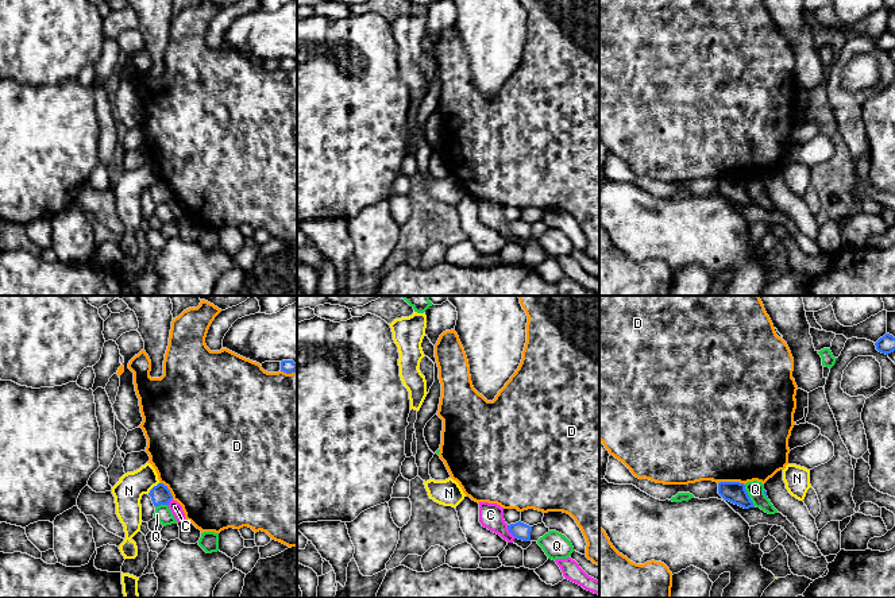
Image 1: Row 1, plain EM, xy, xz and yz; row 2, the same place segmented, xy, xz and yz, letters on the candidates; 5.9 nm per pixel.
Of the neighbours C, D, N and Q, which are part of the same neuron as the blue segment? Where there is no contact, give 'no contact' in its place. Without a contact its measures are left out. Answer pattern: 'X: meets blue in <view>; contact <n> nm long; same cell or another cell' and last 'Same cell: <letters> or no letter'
C: meets blue in xz; contact 100 nm long; another cell
D: meets blue in yz; contact 160 nm long; another cell
N: meets blue in xy; contact 100 nm long; another cell
Q: meets blue in yz; contact 140 nm long; another cell
Same cell: no letter

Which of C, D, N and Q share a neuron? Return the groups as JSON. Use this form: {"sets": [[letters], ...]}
{"sets": [["C"], ["D"], ["N"], ["Q"]]}

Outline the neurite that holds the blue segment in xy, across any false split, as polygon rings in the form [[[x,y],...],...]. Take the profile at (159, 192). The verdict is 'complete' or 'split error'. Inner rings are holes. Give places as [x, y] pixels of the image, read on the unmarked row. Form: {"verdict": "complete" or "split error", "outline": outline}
{"verdict": "complete", "outline": [[[158,181],[157,184],[154,184],[150,188],[148,193],[151,194],[155,205],[159,202],[169,202],[169,200],[173,197],[170,188],[163,181]]]}

